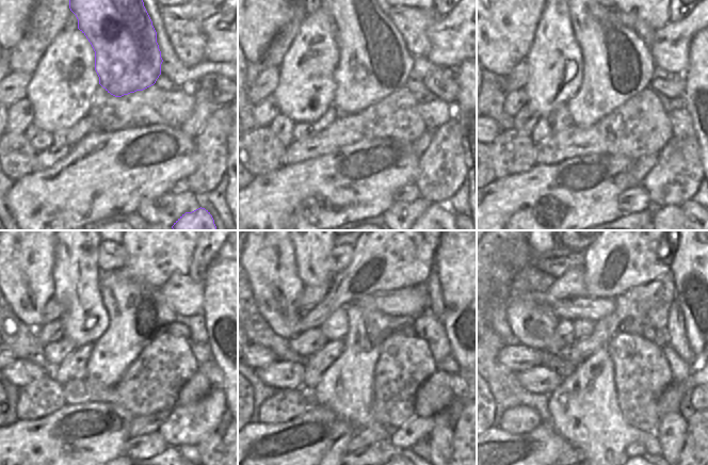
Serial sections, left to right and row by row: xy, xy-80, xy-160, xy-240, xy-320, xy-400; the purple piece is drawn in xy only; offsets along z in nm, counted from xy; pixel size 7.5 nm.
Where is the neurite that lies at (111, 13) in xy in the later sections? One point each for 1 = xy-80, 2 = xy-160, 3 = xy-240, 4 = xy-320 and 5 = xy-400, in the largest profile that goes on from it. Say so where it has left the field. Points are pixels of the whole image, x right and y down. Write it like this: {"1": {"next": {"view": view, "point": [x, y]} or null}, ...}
{"1": {"next": {"view": "xy-80", "point": [374, 62]}}, "2": {"next": {"view": "xy-160", "point": [617, 64]}}, "3": {"next": {"view": "xy-240", "point": [138, 313]}}, "4": {"next": {"view": "xy-320", "point": [346, 387]}}, "5": {"next": {"view": "xy-400", "point": [583, 410]}}}

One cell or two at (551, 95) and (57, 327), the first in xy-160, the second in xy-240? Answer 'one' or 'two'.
two

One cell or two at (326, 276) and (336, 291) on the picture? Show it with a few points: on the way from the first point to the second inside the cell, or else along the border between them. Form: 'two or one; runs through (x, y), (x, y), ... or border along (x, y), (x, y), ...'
two; border along (334, 274), (330, 285)

